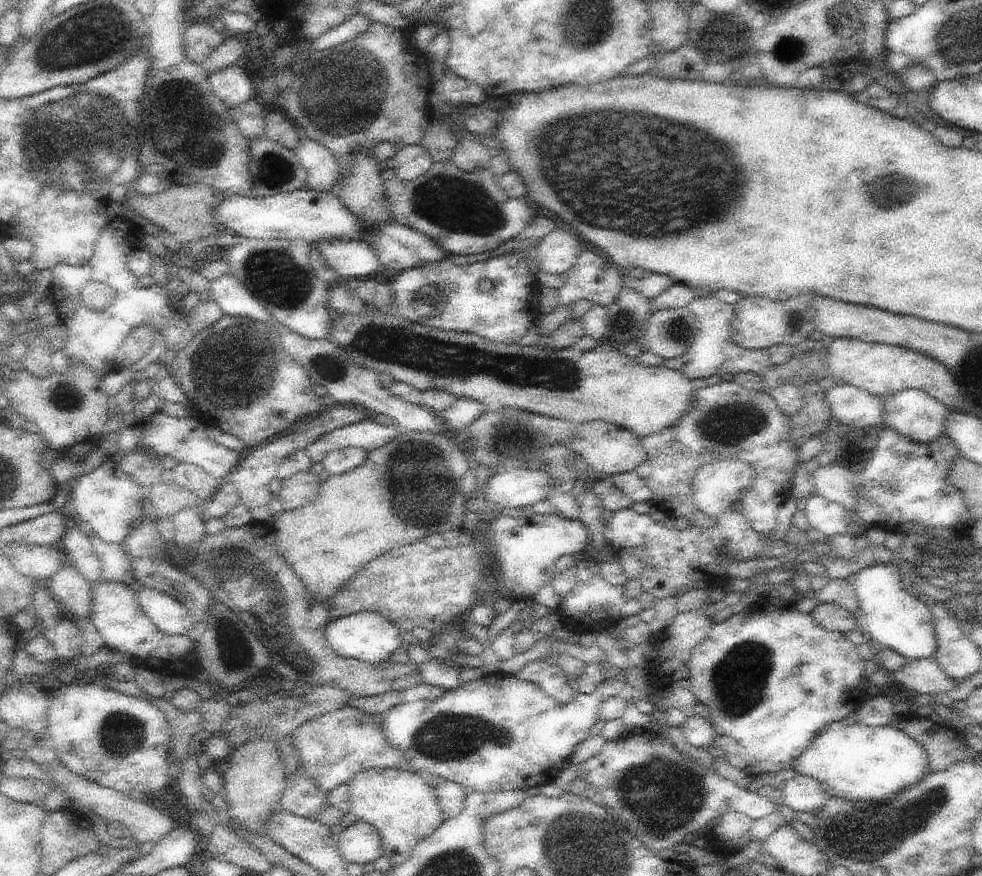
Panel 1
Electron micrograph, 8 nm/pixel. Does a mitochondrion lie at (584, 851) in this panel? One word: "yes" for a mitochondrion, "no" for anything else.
yes

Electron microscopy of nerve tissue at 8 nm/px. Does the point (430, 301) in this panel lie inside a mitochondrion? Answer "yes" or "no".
yes

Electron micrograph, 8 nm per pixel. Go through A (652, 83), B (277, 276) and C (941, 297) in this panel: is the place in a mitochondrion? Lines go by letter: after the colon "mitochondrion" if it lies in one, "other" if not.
A: other
B: mitochondrion
C: other

